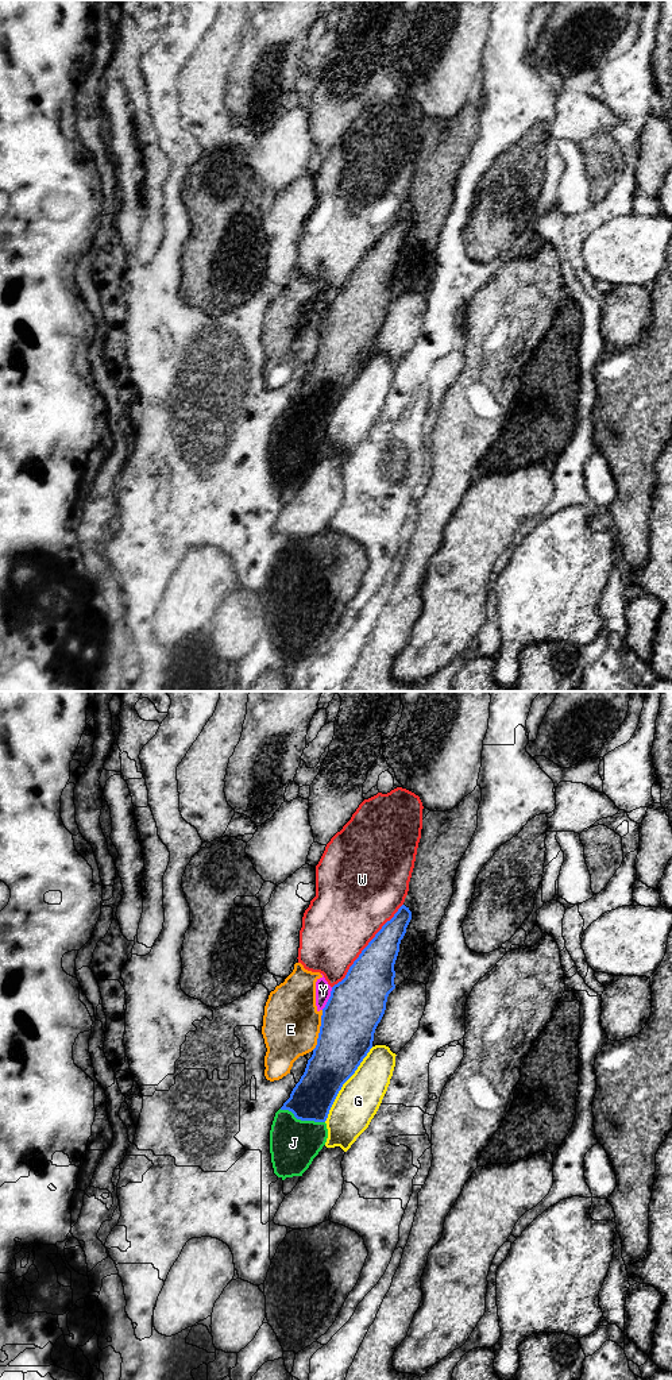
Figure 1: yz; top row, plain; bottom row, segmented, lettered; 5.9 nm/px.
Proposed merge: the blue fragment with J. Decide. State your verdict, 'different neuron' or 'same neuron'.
same neuron

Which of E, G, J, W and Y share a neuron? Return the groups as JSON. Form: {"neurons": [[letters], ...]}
{"neurons": [["E", "Y"], ["G"], ["J"], ["W"]]}

